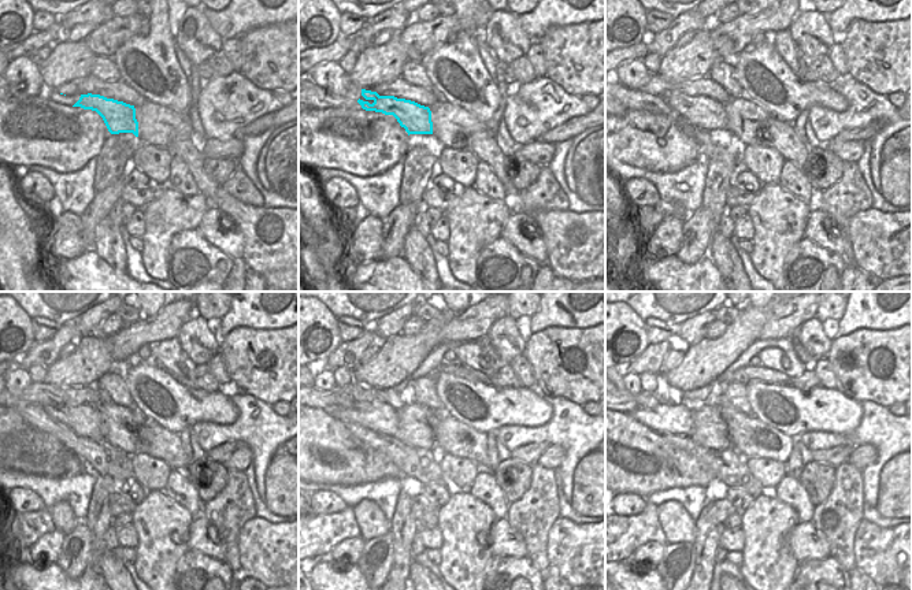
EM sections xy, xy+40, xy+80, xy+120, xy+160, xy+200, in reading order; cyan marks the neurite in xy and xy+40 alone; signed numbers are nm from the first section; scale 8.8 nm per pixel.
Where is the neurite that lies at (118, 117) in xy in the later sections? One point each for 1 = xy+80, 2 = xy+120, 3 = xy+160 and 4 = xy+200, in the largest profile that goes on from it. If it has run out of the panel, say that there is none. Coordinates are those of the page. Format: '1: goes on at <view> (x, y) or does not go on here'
1: goes on at xy+80 (703, 112)
2: goes on at xy+120 (85, 420)
3: goes on at xy+160 (382, 418)
4: goes on at xy+200 (666, 418)

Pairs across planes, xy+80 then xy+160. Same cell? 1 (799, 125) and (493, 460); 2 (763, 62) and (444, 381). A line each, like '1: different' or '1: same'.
1: same
2: same

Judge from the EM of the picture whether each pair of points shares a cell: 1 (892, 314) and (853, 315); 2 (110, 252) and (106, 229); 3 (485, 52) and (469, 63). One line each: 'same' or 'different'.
1: same
2: same
3: different

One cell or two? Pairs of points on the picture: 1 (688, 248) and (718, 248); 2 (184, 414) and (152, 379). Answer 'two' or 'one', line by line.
1: two
2: one

